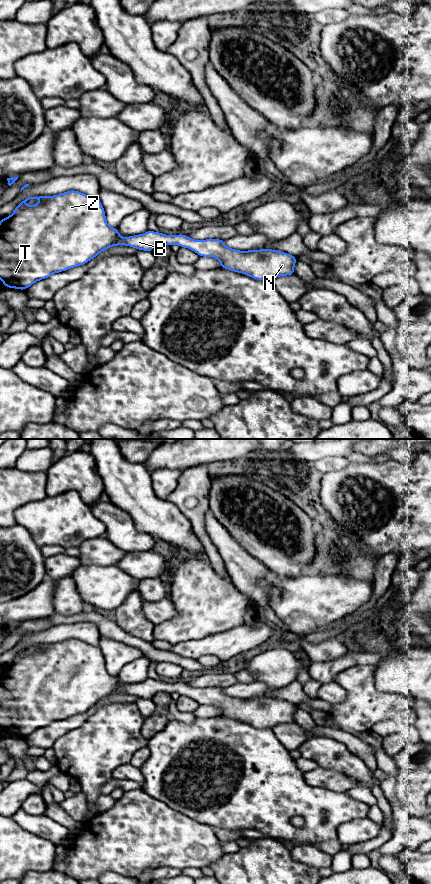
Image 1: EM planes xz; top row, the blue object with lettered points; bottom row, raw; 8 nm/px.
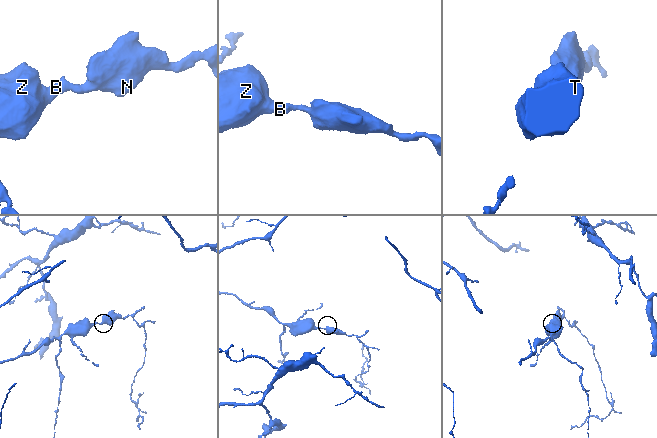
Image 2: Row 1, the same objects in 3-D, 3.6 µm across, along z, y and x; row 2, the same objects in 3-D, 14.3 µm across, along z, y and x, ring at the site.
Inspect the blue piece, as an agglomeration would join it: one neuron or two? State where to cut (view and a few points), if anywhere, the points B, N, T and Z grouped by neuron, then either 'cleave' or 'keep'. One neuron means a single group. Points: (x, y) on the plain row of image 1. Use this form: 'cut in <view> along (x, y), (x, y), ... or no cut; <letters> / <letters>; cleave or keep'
no cut; B N T Z; keep

